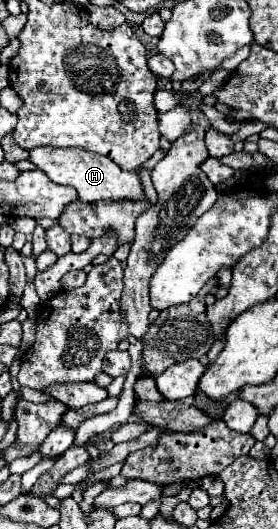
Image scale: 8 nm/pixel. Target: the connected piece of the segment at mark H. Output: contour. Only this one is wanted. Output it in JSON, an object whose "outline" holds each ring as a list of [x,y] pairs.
{"outline":[[[41,146],[29,150],[29,162],[33,162],[41,172],[47,174],[47,178],[61,186],[73,186],[77,190],[77,196],[81,202],[97,202],[97,200],[135,200],[143,198],[143,186],[139,180],[139,170],[127,172],[121,170],[111,158],[93,154],[81,148],[53,148],[53,146]]]}

